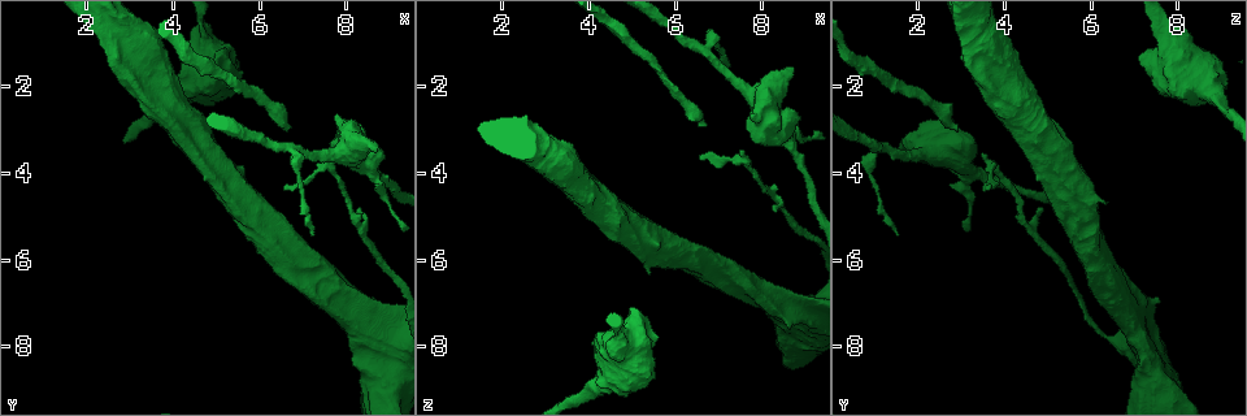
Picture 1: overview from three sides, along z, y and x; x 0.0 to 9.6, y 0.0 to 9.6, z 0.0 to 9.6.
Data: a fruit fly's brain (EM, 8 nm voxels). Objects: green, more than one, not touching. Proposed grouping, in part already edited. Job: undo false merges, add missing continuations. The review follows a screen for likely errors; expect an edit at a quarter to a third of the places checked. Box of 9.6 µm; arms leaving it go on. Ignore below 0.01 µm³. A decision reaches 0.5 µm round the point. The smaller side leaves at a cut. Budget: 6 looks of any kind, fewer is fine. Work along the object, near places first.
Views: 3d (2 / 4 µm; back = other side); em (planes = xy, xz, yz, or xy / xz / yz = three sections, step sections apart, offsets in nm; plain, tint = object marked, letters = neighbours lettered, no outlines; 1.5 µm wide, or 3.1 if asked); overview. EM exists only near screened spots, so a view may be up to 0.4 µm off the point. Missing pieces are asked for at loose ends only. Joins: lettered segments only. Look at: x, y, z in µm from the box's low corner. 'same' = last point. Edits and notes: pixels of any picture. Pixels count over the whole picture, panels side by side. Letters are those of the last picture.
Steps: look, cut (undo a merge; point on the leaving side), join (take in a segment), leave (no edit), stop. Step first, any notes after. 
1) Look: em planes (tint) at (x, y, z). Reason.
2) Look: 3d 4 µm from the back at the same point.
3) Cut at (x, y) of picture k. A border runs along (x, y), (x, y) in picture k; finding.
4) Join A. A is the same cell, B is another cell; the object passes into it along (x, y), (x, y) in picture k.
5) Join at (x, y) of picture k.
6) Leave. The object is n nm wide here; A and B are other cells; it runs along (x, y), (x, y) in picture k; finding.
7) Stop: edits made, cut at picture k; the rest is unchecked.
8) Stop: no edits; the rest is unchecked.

Look: em planes (tint) at (6.65, 3.45, 1.25). Calibre changes.

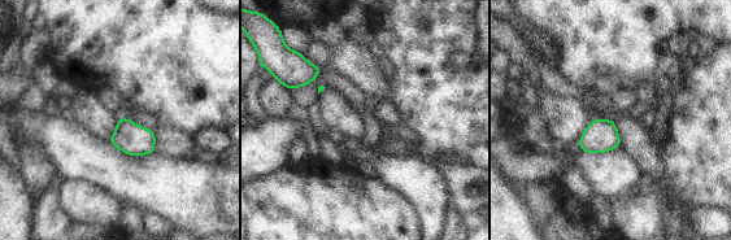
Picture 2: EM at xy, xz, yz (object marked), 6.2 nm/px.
Look: em planes (letters) at the same point.

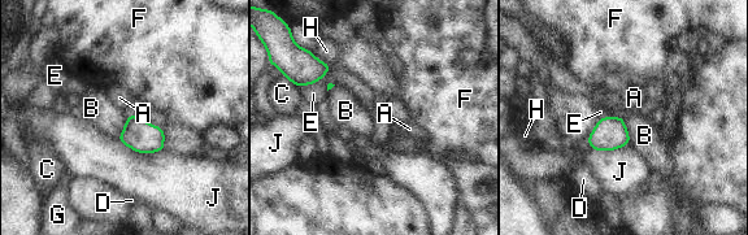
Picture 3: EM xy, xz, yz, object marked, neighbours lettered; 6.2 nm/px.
Leave. The longest contact is with J, 300 nm; A, B, C, D, E, F, G, H and J are other cells; a border runs along (117, 139), (138, 152), (164, 149) in picture 3; all the same cell.

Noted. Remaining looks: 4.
Look: em xz step 4 (tint) at (6.60, 3.05, 2.90). Free end.

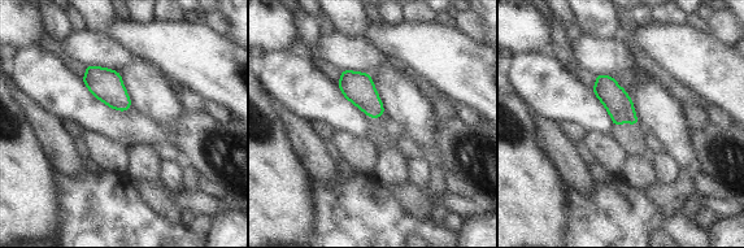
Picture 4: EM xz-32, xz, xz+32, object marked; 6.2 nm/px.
Look: em planes (letters) at the same point.

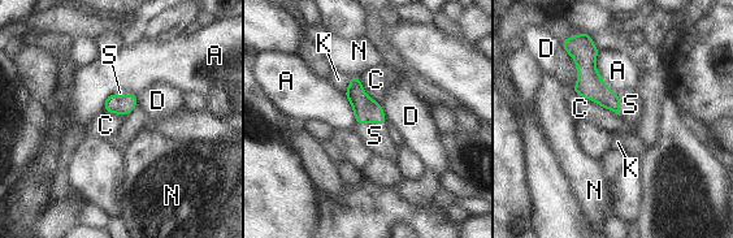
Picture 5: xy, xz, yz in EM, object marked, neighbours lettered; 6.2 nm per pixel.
Join at (374, 135) of picture 5. S is the same cell, A, C, D, K and N are other cells; the object passes into it along (367, 111), (371, 122), (374, 135) in picture 5; it goes on there.

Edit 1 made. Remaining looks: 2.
Stop: edits made, join at picture 5; the rest is unchecked.

